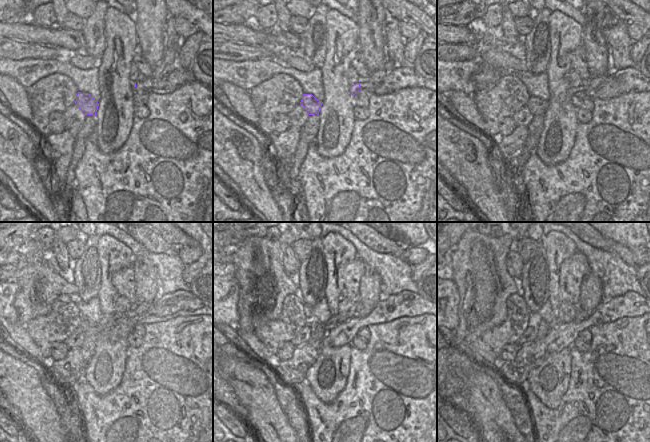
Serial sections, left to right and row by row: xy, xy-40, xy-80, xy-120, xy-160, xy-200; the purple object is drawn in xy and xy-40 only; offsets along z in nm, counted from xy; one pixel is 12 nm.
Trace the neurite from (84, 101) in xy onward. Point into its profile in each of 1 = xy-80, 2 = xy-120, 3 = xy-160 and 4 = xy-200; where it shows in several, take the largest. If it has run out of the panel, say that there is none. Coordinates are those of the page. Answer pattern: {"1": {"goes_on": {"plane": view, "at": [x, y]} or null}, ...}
{"1": {"goes_on": {"plane": "xy-80", "at": [536, 106]}}, "2": {"goes_on": {"plane": "xy-120", "at": [89, 328]}}, "3": {"goes_on": {"plane": "xy-160", "at": [336, 319]}}, "4": {"goes_on": {"plane": "xy-200", "at": [555, 321]}}}

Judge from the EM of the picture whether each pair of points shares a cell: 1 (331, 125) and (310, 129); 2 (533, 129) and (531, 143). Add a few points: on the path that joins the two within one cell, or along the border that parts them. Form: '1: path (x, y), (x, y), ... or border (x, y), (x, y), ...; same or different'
1: border (319, 115), (319, 129), (313, 141); different
2: path (533, 132), (532, 140); same

